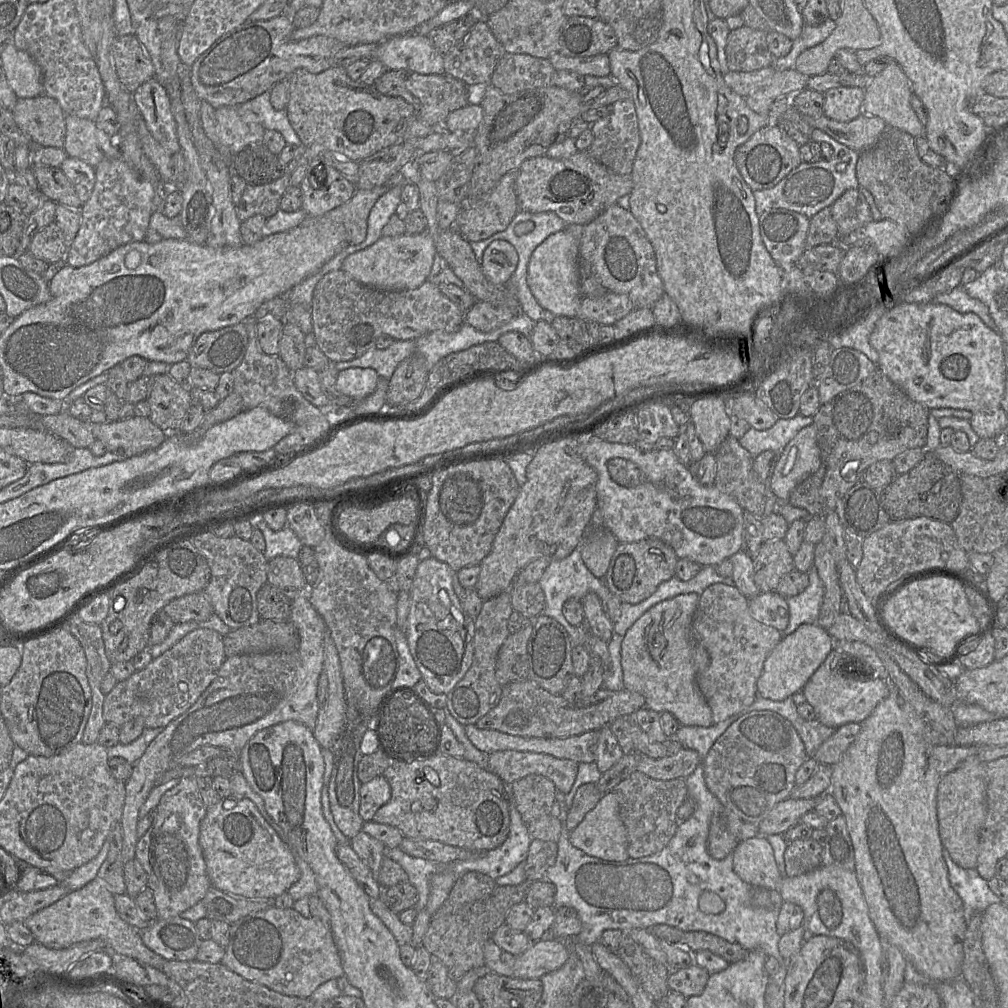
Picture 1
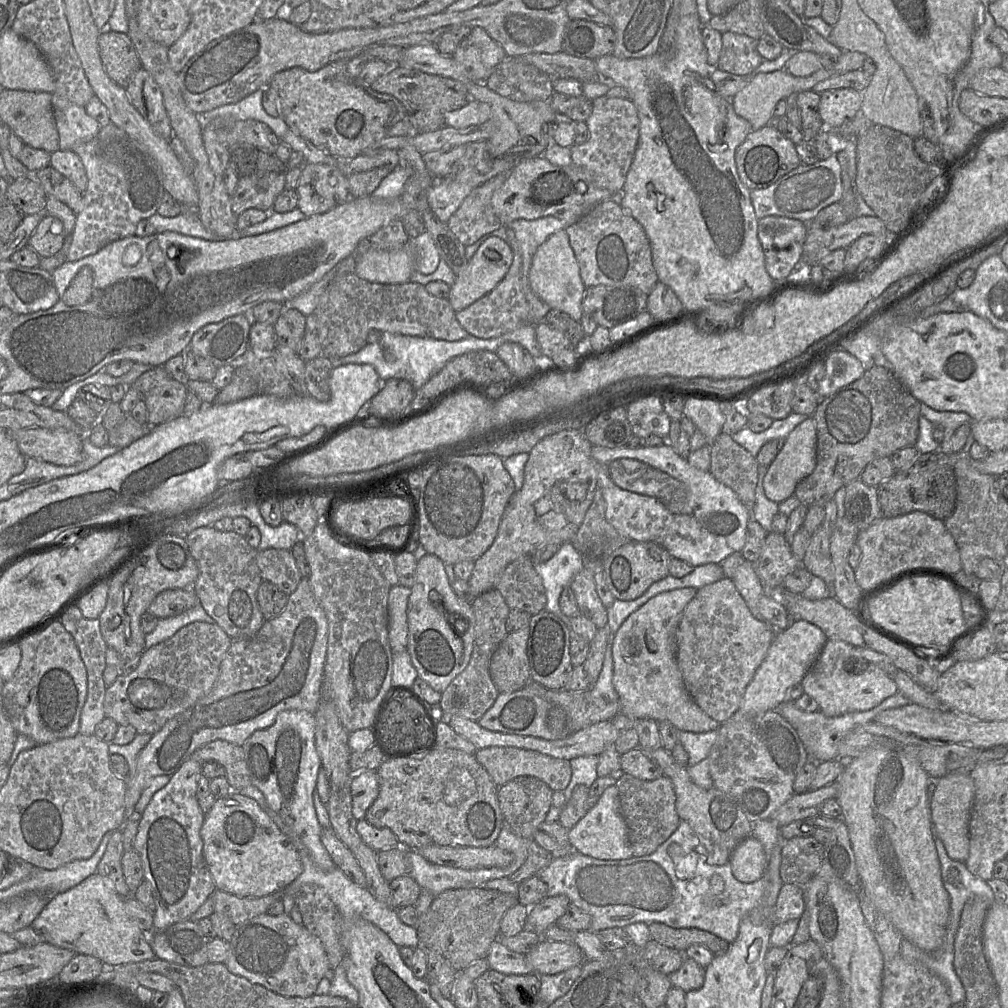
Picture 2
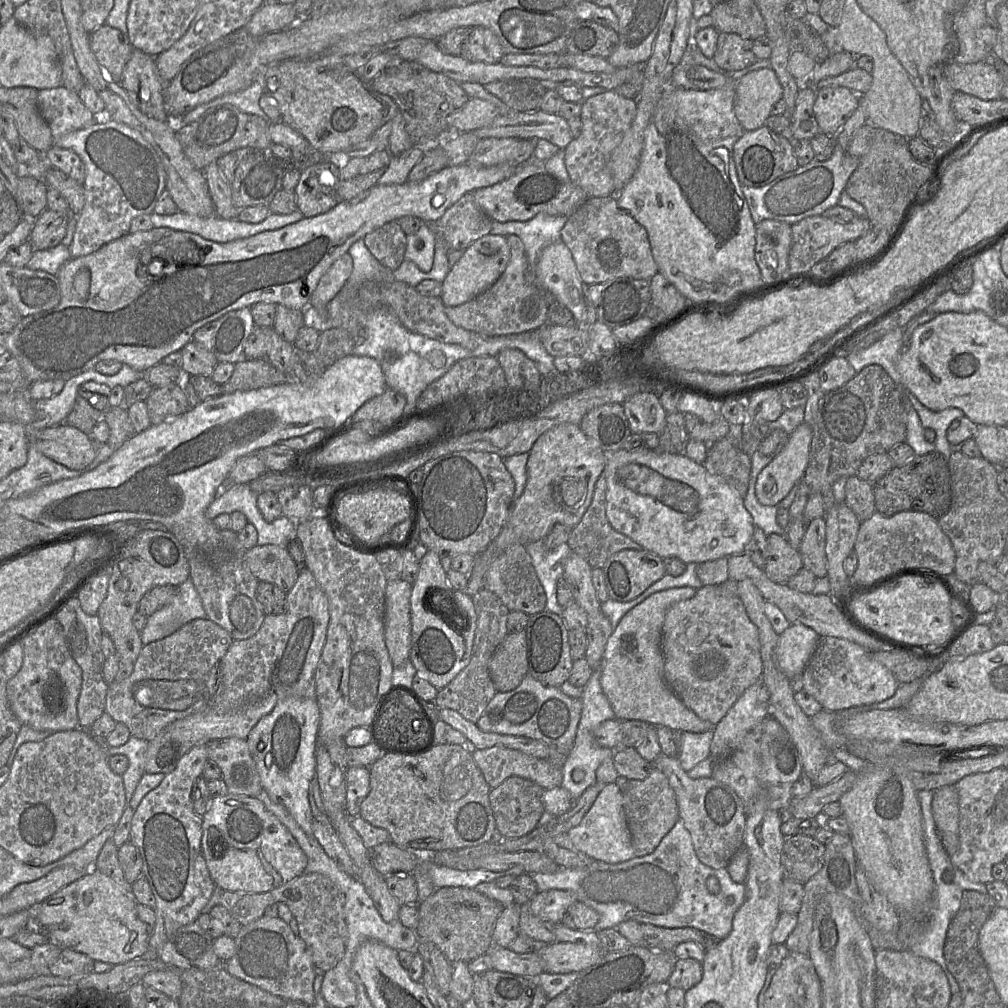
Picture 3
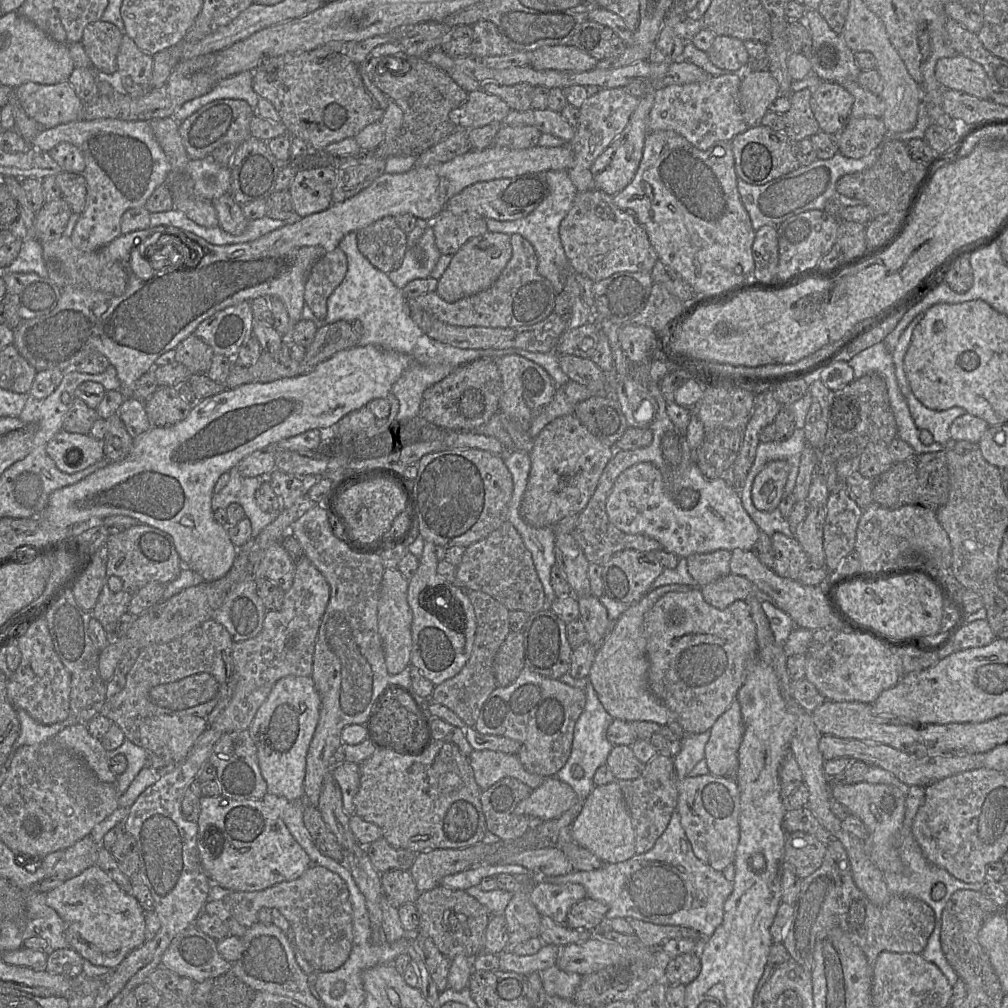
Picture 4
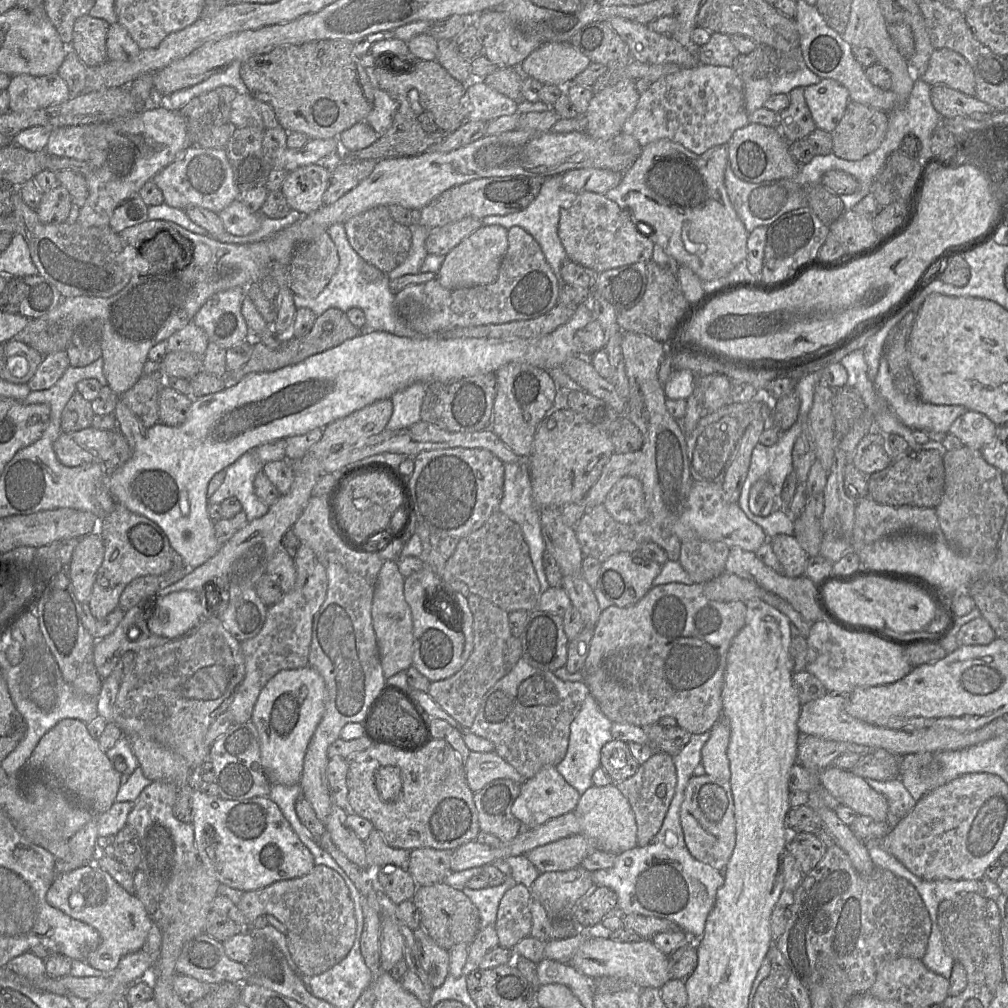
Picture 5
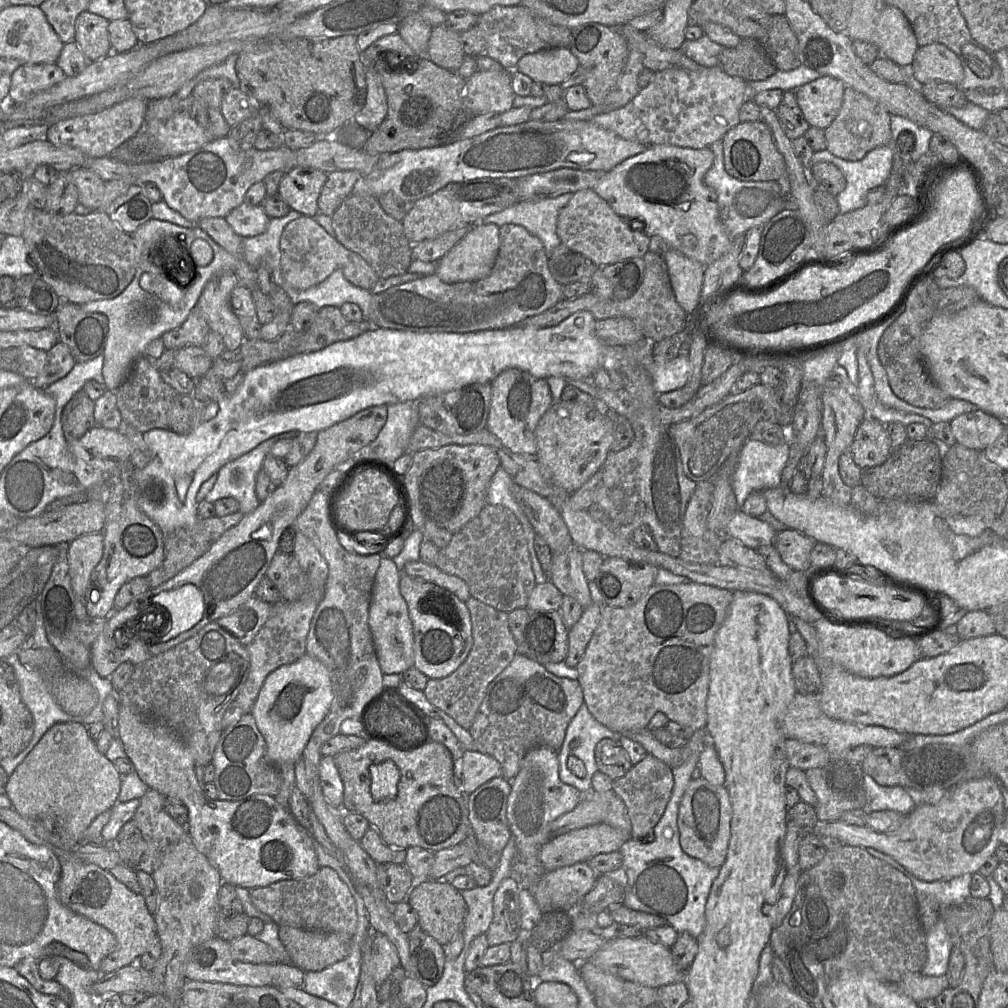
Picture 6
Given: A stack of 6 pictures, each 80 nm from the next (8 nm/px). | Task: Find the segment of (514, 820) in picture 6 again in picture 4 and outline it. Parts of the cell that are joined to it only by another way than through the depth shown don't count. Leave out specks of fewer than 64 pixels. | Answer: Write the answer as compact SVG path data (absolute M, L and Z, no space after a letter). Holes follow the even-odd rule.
M549 776L517 805L515 812L535 821L548 821L561 816L579 800L570 785L557 776Z

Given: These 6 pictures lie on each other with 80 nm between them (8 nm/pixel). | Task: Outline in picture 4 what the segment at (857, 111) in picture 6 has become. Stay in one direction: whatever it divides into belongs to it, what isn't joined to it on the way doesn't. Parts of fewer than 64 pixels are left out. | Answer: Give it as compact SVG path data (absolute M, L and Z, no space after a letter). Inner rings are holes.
M849 118L838 135L839 151L847 158L860 159L885 139L886 127L881 118Z

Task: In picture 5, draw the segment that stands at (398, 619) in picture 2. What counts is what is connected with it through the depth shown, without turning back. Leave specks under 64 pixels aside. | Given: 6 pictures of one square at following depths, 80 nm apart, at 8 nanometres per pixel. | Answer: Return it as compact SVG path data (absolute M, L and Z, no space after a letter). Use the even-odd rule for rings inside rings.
M384 561L378 574L371 613L385 679L412 666L413 623L411 610L404 596L404 581L397 562Z

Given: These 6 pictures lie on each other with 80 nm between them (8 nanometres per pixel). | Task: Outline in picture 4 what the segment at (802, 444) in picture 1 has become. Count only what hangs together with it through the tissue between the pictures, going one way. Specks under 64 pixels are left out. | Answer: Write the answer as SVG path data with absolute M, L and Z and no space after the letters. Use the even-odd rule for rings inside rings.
M784 460L771 461L756 476L752 485L752 501L760 511L778 508L789 475L789 466Z

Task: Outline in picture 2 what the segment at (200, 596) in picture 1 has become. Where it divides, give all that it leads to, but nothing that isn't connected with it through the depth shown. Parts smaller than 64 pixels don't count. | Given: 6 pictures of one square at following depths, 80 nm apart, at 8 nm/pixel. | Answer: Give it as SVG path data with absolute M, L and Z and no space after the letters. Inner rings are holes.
M167 589L160 592L149 605L147 612L160 618L179 615L198 604L192 589Z

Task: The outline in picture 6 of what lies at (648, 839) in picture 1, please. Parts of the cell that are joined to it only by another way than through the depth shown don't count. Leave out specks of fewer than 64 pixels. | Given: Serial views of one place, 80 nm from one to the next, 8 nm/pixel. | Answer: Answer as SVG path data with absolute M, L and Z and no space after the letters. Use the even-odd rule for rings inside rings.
M647 753L643 760L632 766L624 776L613 781L612 790L624 802L627 809L631 822L631 838L642 840L648 835L653 834L654 827L661 819L671 797L673 783L672 769L649 753Z

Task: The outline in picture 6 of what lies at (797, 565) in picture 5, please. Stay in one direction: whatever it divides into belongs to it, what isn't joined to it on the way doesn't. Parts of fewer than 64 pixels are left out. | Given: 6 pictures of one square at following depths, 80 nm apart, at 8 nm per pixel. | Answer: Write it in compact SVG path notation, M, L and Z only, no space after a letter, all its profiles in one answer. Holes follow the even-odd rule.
M785 529L776 534L773 546L782 561L794 572L803 572L810 567L810 555L816 542L796 530Z

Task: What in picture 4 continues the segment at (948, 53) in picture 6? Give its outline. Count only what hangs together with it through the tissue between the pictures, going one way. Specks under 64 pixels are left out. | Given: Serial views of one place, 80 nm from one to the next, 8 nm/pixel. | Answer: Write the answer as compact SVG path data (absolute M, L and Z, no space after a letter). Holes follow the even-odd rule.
M962 55L939 59L935 77L945 89L989 99L990 83L983 67Z

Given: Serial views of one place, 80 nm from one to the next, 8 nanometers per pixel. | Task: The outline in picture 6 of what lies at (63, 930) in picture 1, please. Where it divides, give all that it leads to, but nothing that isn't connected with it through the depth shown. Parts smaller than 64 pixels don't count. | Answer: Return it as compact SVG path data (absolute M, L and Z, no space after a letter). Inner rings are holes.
M59 852L58 858L61 865L57 884L59 901L73 912L105 927L117 940L117 948L102 960L99 971L110 973L137 964L140 956L157 939L154 914L148 910L142 894L132 892L108 870L79 861L68 852Z

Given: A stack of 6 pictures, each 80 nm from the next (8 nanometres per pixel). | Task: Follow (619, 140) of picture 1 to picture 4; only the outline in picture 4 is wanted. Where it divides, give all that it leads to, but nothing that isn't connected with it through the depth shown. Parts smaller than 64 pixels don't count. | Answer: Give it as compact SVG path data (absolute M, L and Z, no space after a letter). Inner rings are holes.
M623 87L601 89L599 93L588 97L579 108L579 125L576 128L574 138L567 143L574 155L573 163L568 169L568 174L578 192L596 189L591 167L595 160L626 128L632 114L638 107L639 101L640 98L629 94Z

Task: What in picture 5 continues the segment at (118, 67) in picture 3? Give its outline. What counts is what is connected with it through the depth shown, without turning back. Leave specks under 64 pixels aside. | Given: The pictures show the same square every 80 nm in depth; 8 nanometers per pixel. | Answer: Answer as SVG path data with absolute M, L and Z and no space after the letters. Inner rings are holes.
M90 14L79 17L74 24L74 37L70 47L87 66L97 66L107 57L107 34L110 23Z

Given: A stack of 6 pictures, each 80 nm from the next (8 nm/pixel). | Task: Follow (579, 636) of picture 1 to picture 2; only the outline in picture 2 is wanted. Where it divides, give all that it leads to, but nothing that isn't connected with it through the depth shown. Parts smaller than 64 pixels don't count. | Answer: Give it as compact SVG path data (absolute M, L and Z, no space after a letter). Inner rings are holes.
M571 542L561 544L548 561L534 565L546 592L545 610L558 616L568 627L569 618L562 613L559 606L560 595L583 568L583 556Z

